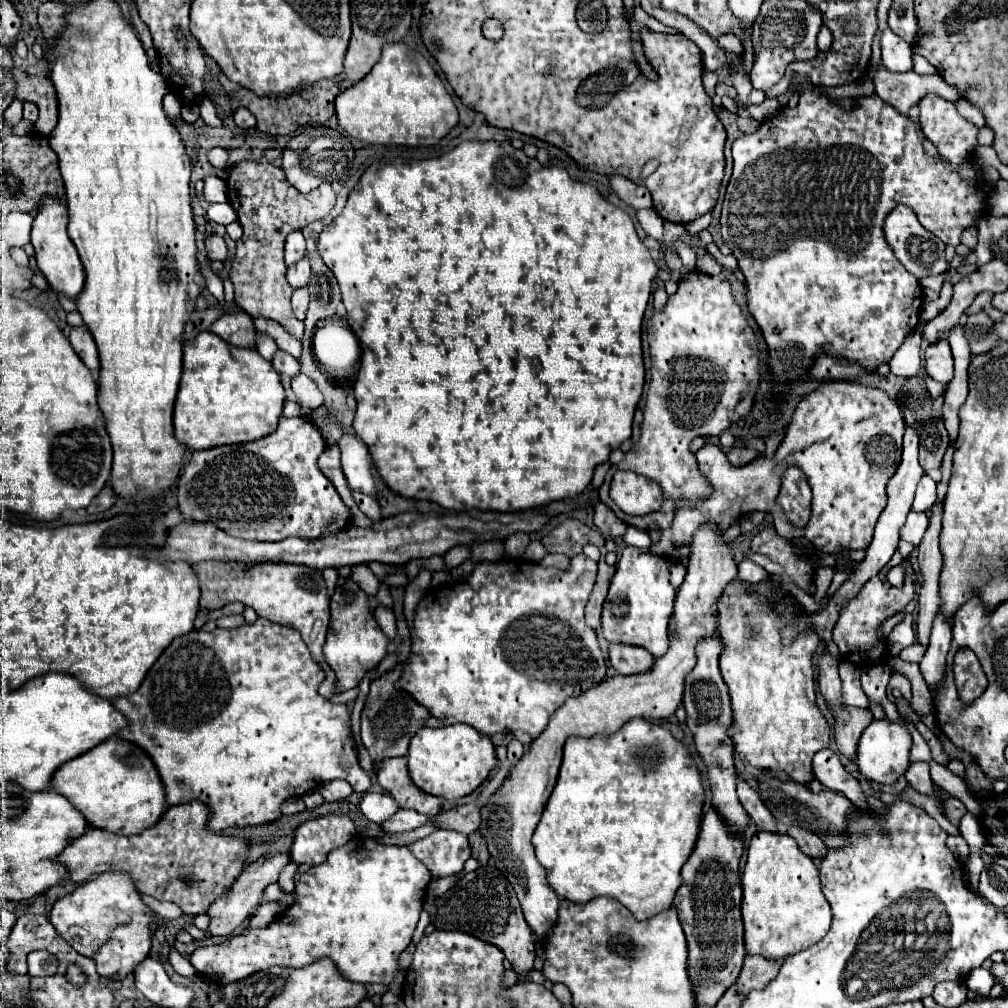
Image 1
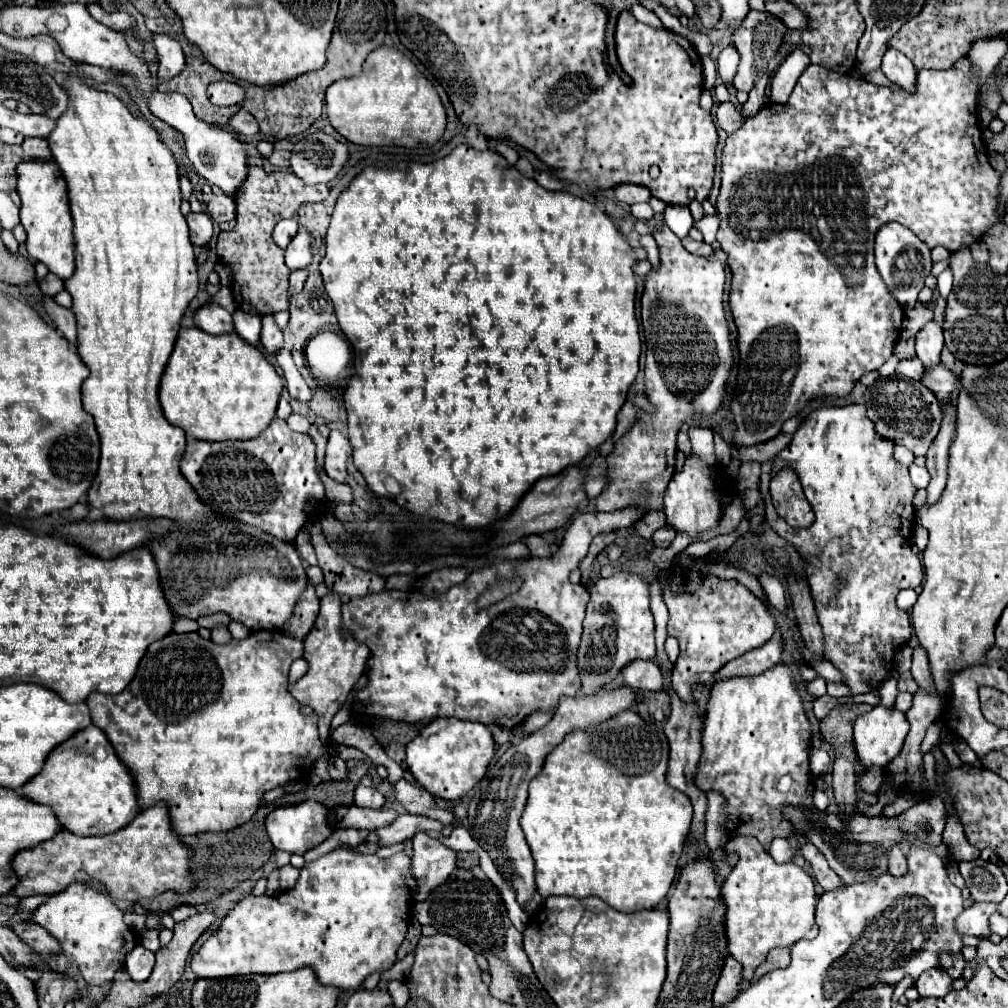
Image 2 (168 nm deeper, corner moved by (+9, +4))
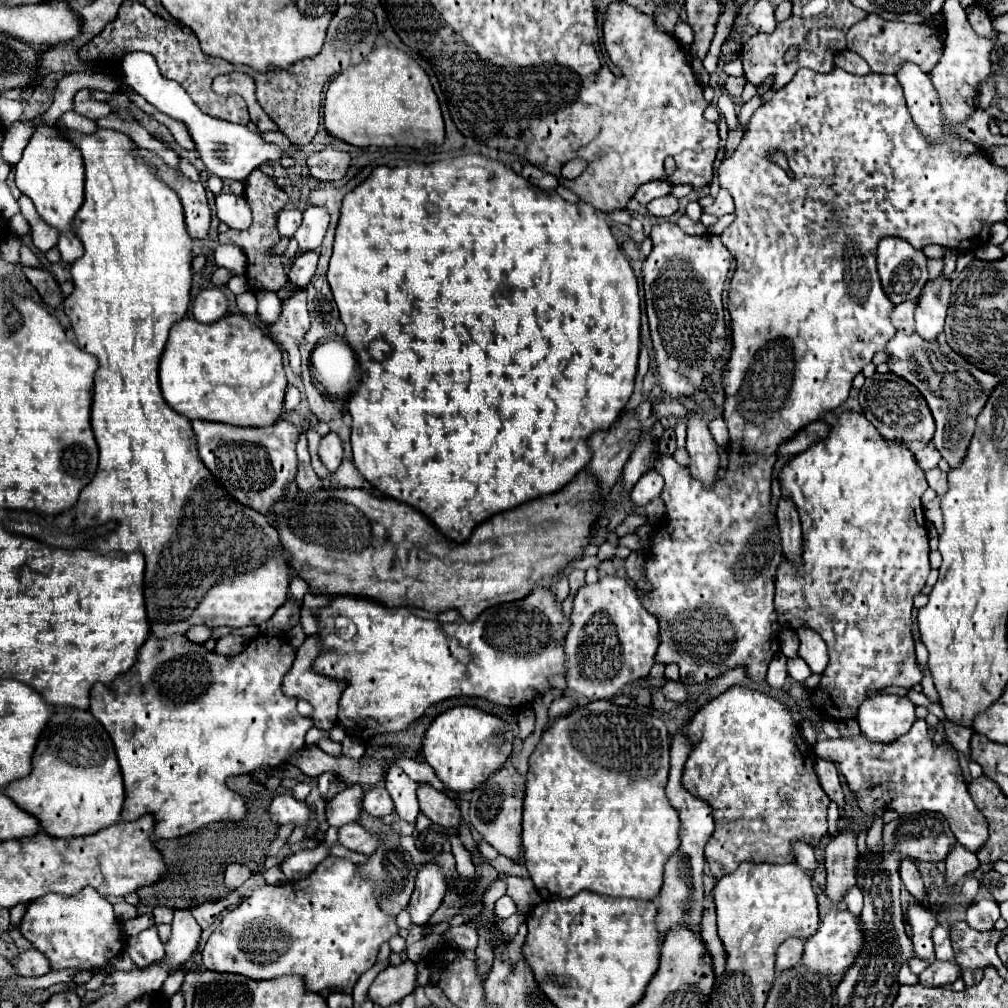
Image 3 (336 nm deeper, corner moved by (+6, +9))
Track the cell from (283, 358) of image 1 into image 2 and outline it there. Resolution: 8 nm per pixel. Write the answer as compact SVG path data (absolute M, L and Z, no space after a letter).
M264 315L262 317L262 345L264 345L264 349L270 355L276 355L284 347L282 331L274 323L274 317L272 315Z

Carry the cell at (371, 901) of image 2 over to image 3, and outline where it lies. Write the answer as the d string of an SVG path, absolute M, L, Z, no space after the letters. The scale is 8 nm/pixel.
M329 856L315 868L309 878L281 886L259 886L237 908L231 908L217 930L209 936L203 948L203 964L207 970L241 974L253 980L269 980L295 974L303 978L307 992L345 986L353 988L359 976L375 964L379 946L397 932L399 928L395 920L377 906L373 886L359 876L357 866L345 858Z

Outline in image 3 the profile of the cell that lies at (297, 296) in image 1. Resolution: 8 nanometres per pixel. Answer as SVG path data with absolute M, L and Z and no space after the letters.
M319 250L299 252L299 256L295 256L295 260L293 260L291 268L289 268L289 280L293 284L297 284L299 288L305 288L309 284L311 276L315 274L317 260L319 260Z

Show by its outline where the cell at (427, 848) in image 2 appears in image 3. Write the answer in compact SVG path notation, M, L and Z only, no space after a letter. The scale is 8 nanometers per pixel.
M423 864L419 868L419 876L415 882L415 892L409 902L411 922L417 926L425 926L433 912L443 902L447 888L443 880L443 872L435 864Z

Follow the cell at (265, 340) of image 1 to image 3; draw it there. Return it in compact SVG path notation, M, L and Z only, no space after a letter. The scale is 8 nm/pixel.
M251 292L239 294L239 296L237 296L237 306L239 306L241 314L255 316L255 314L257 314L257 300L255 300L255 294L251 294Z

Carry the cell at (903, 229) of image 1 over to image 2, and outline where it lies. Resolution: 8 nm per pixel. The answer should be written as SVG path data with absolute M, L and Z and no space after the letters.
M888 223L882 225L876 233L876 245L874 245L874 253L876 253L876 267L882 275L882 279L886 281L888 289L892 291L892 295L898 299L898 303L904 309L912 309L918 301L918 293L924 287L924 279L928 277L930 269L932 269L932 257L930 257L930 247L924 245L924 241L920 241L910 229L906 229L900 223Z

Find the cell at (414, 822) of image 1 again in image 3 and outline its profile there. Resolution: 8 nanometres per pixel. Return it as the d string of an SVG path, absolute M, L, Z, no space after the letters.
M357 786L347 788L347 790L339 792L335 798L331 798L327 802L327 810L325 810L329 826L341 828L341 826L345 826L349 822L355 822L357 816L361 814L359 798L361 798L361 790Z

